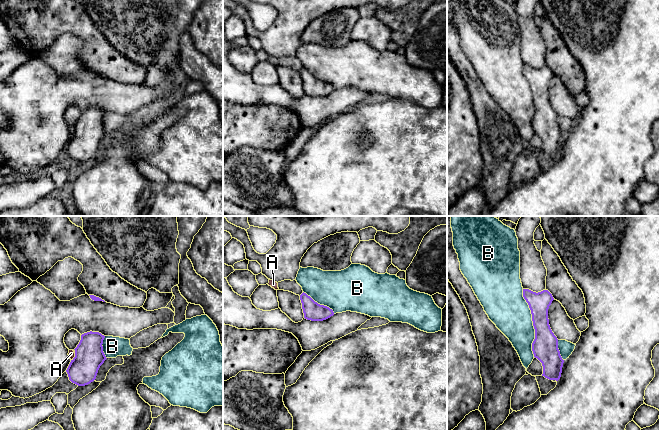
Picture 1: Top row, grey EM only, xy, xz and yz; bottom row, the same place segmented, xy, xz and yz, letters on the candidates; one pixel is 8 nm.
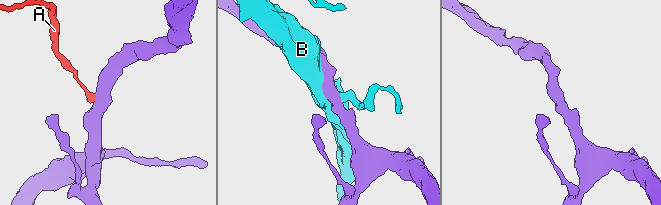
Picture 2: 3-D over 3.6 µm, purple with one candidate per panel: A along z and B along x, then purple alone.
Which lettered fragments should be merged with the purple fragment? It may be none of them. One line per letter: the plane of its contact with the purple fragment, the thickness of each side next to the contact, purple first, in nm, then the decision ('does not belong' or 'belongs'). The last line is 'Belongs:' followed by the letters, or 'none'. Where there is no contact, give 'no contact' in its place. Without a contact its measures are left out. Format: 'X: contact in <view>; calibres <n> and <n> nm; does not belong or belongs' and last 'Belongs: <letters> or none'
A: contact in xy; calibres 240 and 50 nm; does not belong
B: contact in yz; calibres 200 and 320 nm; does not belong
Belongs: none

